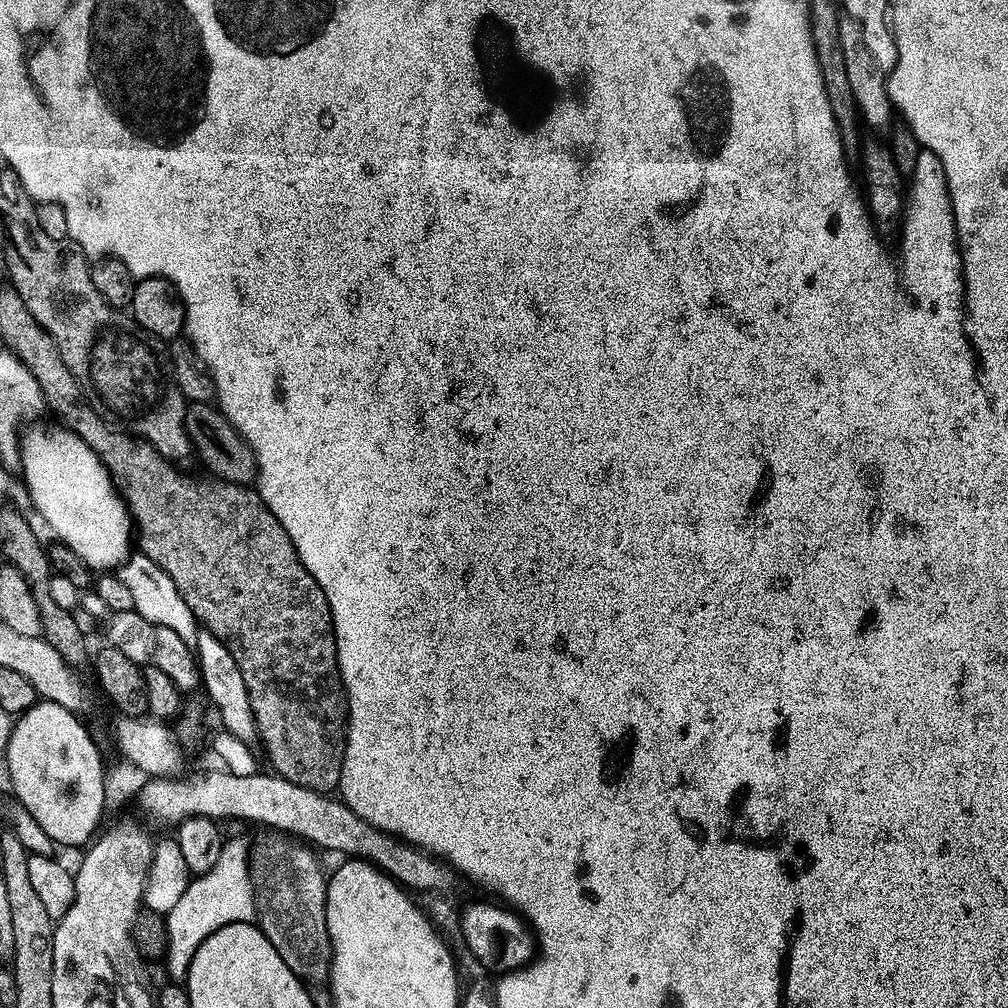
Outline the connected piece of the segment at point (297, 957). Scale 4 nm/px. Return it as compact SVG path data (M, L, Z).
M268 834L257 848L255 845L250 856L251 882L255 885L255 907L258 909L258 927L266 934L270 946L278 950L282 962L290 966L295 976L299 976L312 986L319 985L321 983L319 980L327 981L332 971L332 943L326 926L328 882L326 871L324 872L315 854L317 855L307 843L299 839L289 838L284 834Z

